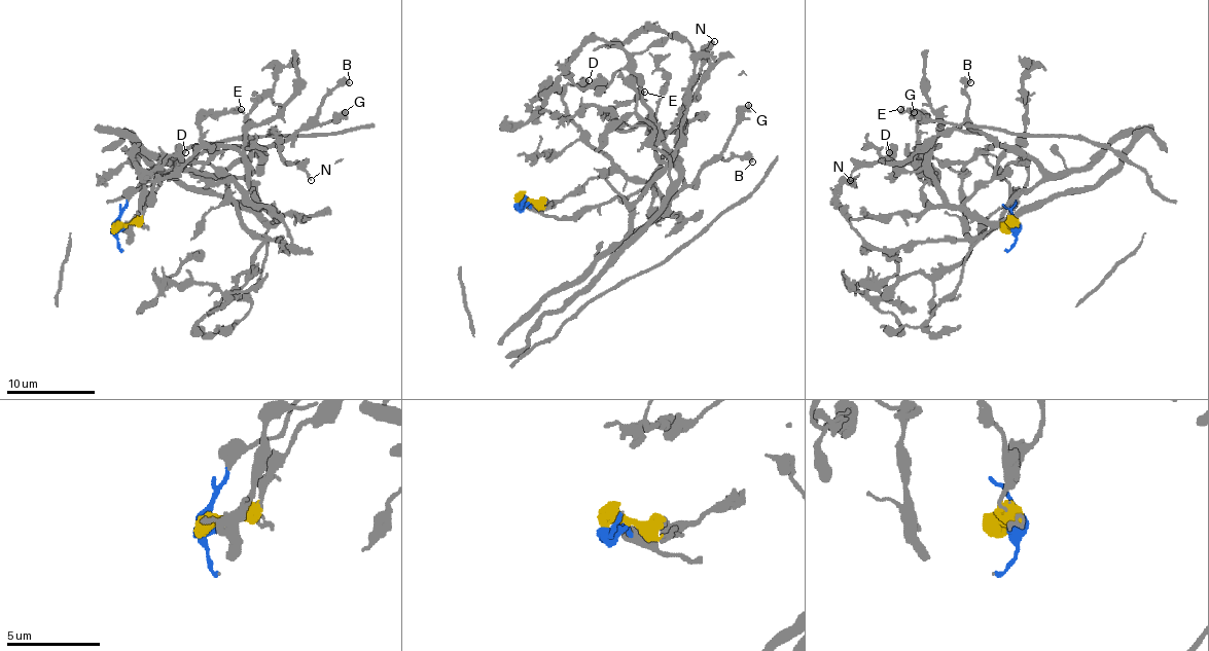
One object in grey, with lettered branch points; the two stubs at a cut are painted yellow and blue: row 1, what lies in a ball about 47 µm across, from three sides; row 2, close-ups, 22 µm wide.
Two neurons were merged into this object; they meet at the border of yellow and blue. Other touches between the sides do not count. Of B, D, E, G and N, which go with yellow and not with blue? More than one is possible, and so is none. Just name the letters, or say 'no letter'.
B, D, G, N

